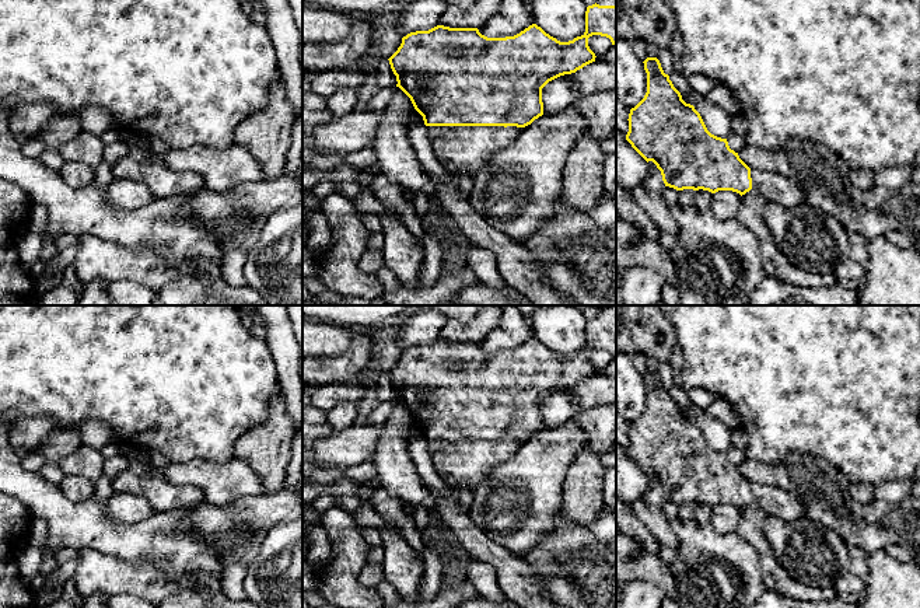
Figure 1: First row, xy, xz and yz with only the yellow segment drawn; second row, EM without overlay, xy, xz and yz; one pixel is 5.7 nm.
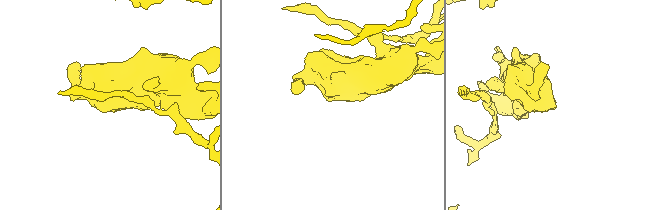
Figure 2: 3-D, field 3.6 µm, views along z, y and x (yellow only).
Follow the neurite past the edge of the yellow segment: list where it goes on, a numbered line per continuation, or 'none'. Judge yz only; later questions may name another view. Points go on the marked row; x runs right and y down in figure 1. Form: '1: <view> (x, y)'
1: yz (776, 188)

